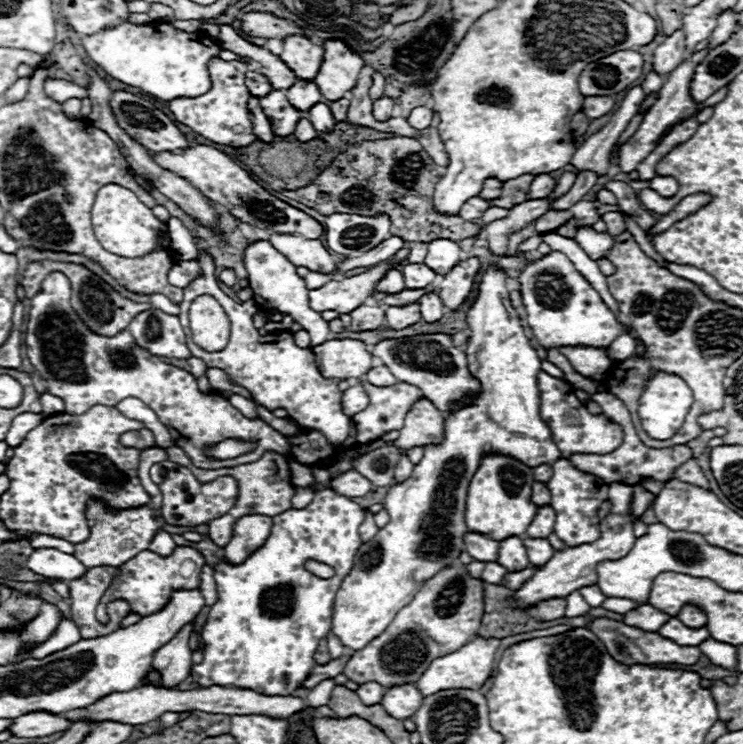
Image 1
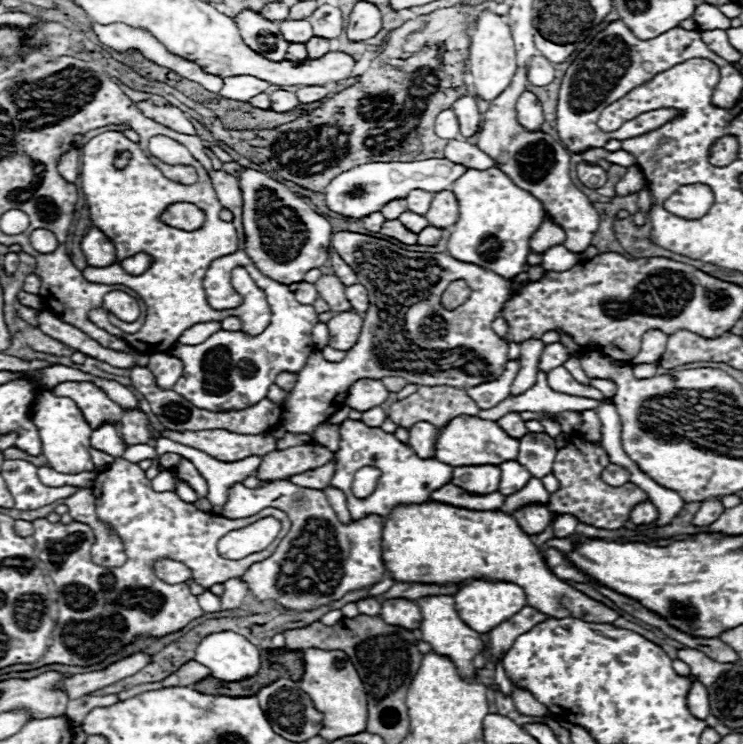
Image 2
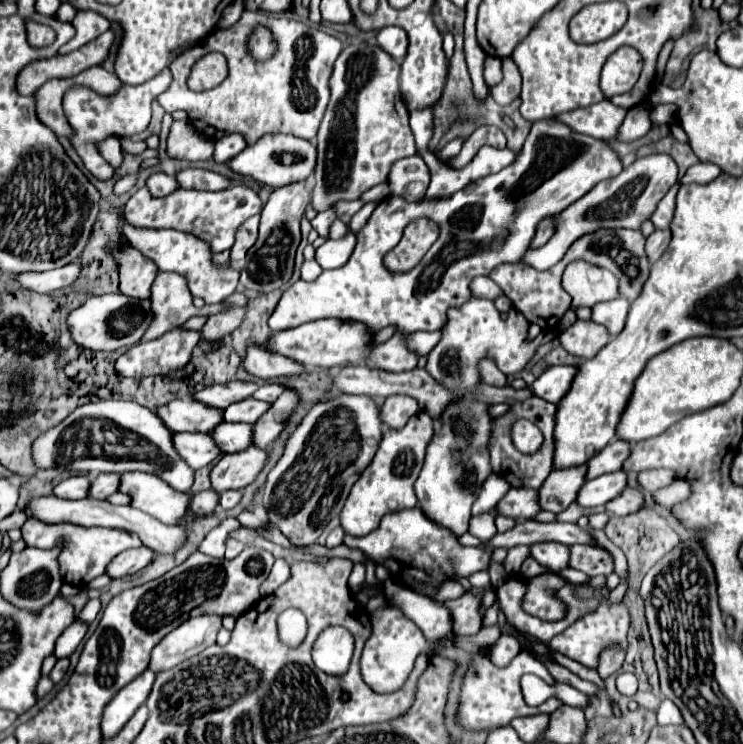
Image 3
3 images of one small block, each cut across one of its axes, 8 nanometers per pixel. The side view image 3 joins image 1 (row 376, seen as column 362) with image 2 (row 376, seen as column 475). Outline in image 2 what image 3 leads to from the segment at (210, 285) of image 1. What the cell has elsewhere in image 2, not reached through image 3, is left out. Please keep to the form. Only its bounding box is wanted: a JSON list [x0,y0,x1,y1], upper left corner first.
[170,170,320,412]

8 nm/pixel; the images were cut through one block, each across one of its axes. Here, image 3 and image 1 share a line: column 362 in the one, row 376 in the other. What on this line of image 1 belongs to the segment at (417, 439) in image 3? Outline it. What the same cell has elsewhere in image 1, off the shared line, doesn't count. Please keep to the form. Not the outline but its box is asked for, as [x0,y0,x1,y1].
[332,266,562,650]

